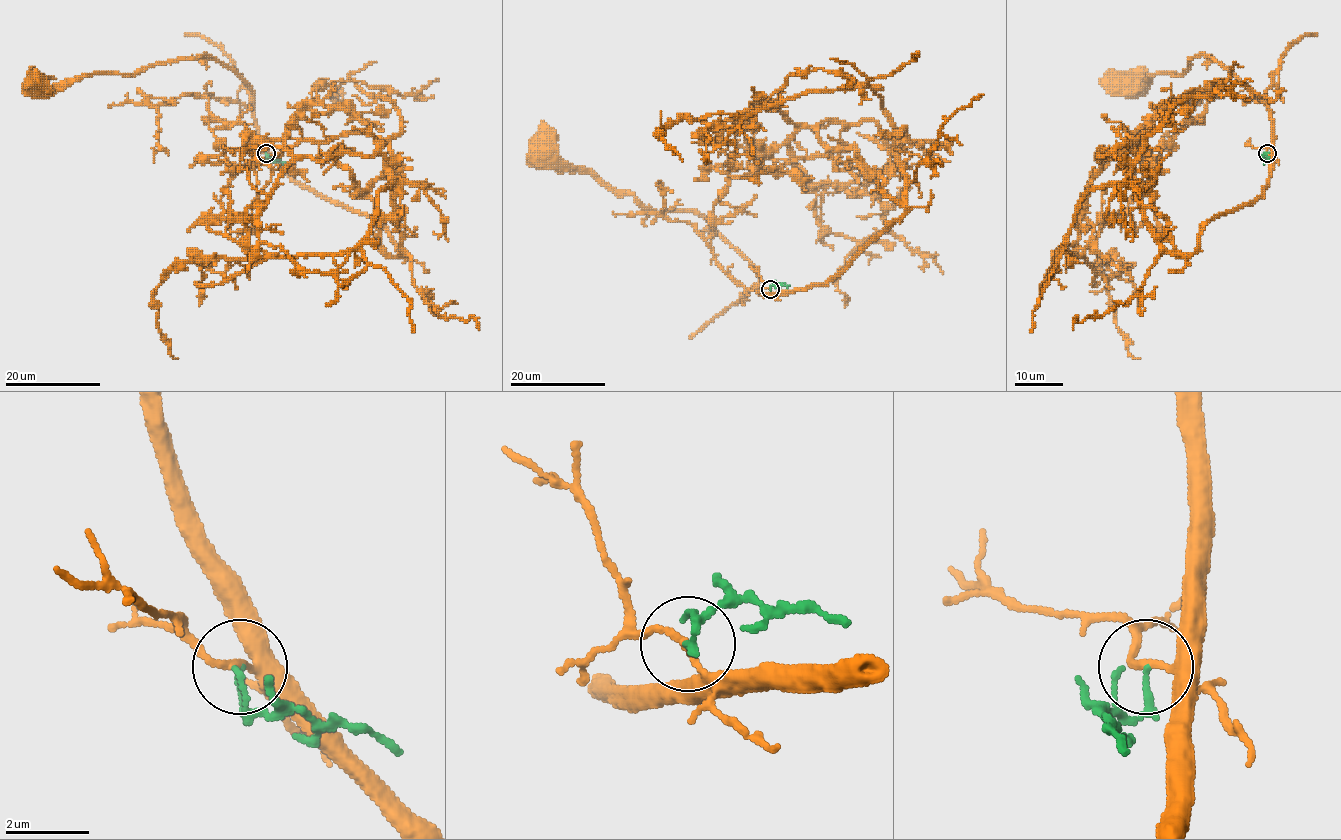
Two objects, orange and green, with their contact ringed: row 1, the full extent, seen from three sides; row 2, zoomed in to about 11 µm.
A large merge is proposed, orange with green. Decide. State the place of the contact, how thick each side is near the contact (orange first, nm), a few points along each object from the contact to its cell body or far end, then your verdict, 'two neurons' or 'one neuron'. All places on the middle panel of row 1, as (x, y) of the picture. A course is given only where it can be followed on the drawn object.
at (770, 289); 170 nm thick on the orange side, 110 nm on the other; orange runs (770, 288), (769, 294), (758, 290), (753, 266), (702, 217), (647, 210), (590, 174), (555, 167), (540, 150); green runs (770, 288), (778, 284), (789, 286); two neurons

